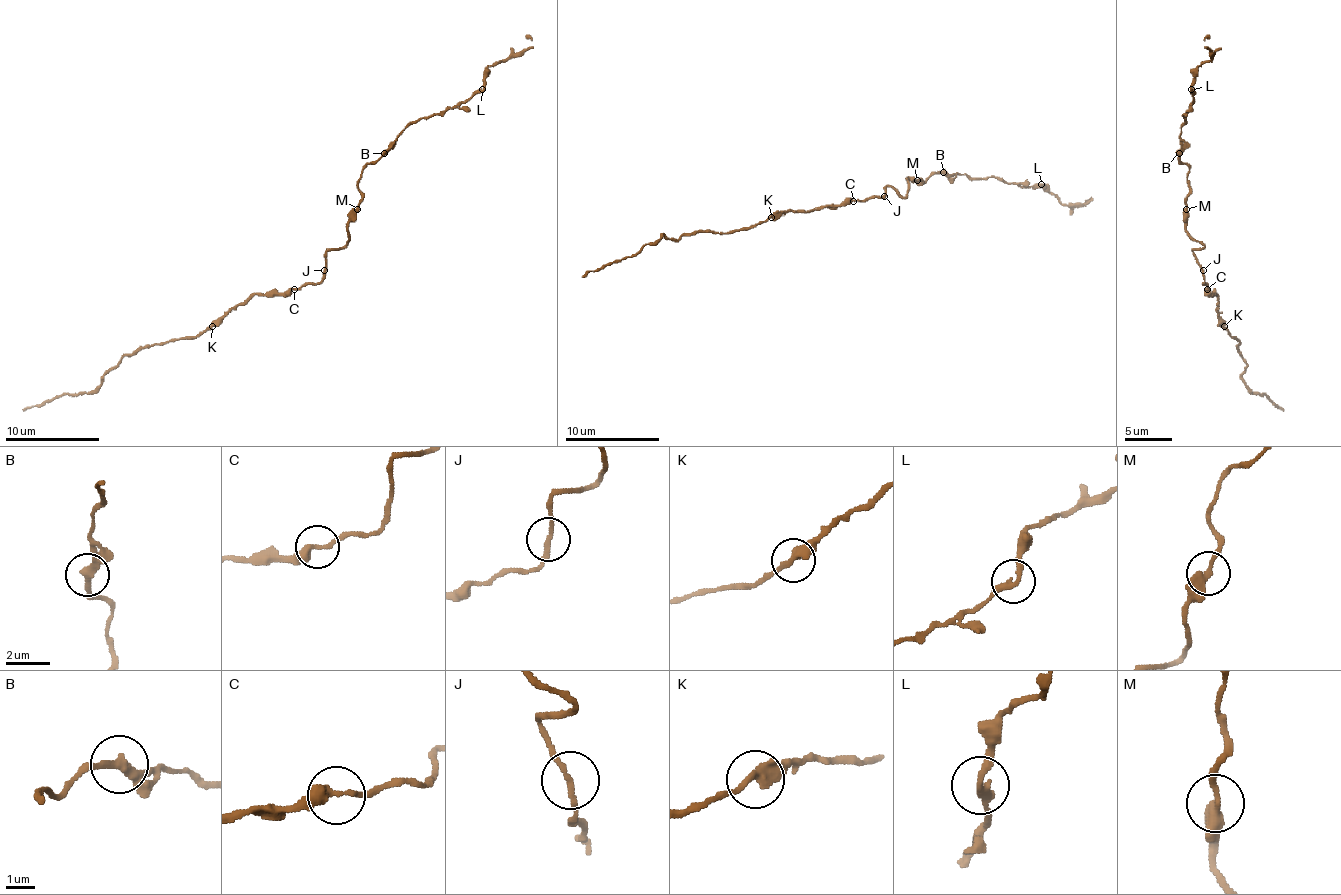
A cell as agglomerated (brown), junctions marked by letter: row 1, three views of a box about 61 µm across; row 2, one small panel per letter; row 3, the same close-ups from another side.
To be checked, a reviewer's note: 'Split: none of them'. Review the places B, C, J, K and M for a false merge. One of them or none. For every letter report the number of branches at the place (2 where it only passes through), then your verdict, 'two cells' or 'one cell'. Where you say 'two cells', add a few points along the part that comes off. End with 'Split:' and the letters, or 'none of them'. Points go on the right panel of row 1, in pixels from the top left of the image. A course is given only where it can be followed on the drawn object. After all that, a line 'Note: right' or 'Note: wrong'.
B: 2 branches meet; one cell
C: 2 branches meet; one cell
J: 2 branches meet; one cell
K: 2 branches meet; one cell
M: 2 branches meet; one cell
Split: none of them
Note: right

